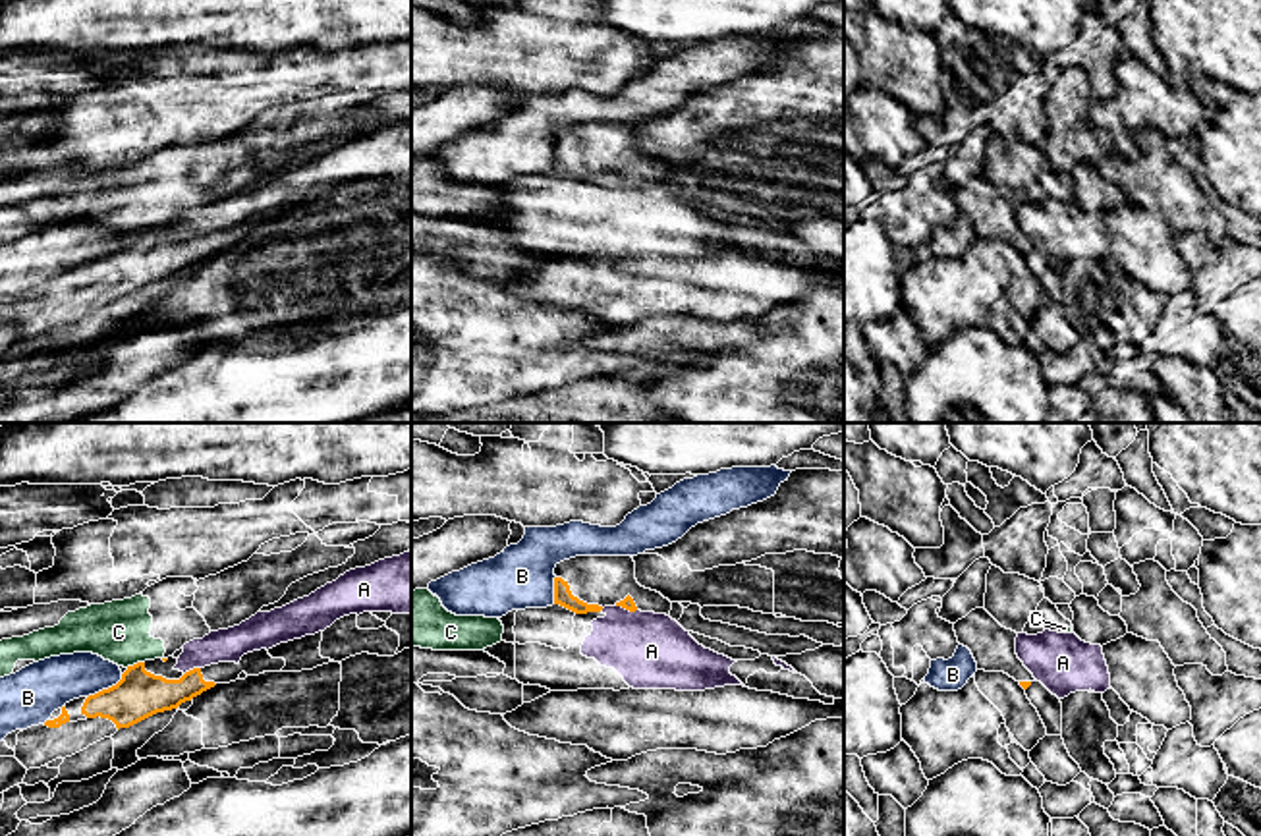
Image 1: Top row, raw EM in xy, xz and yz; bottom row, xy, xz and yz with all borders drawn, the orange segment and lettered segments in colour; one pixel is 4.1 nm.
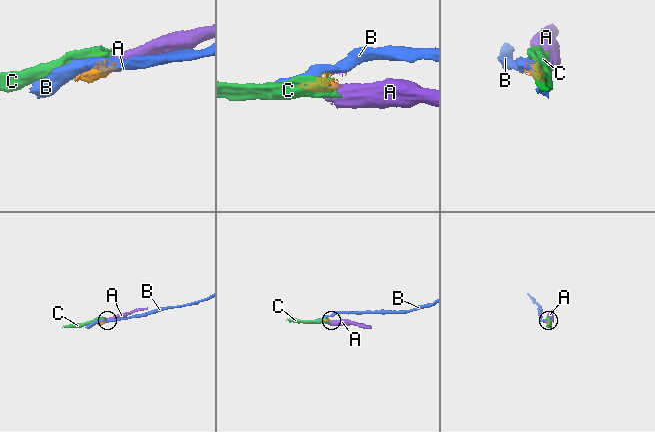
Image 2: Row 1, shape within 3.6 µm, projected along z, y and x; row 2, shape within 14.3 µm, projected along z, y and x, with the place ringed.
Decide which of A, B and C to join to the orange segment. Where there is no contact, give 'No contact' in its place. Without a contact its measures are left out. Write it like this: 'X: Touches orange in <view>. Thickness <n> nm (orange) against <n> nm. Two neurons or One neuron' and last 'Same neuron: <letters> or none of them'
A: Touches orange in xy. Thickness 200 nm (orange) against 140 nm. Two neurons
B: Touches orange in xy. Thickness 200 nm (orange) against 220 nm. Two neurons
C: Touches orange in xy. Thickness 200 nm (orange) against 260 nm. Two neurons
Same neuron: none of them

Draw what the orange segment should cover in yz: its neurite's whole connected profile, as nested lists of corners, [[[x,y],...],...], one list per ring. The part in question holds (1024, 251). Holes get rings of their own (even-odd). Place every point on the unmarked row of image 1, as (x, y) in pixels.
[[[985,176],[971,178],[954,191],[958,210],[967,214],[977,237],[1004,239],[1027,257],[1035,245],[1016,222],[1018,201],[1002,195]]]

